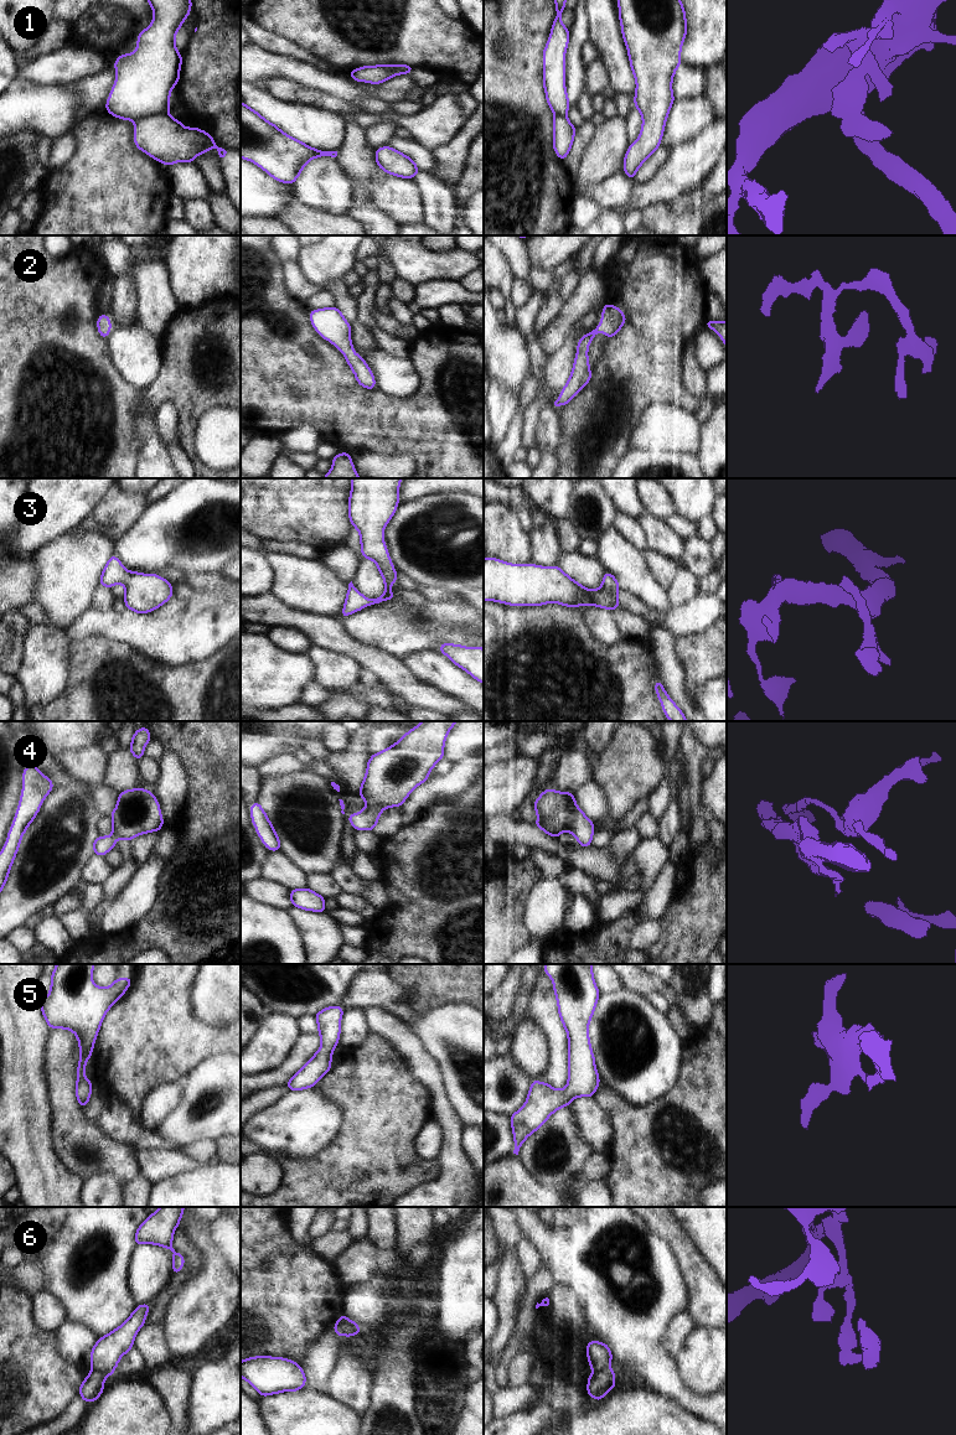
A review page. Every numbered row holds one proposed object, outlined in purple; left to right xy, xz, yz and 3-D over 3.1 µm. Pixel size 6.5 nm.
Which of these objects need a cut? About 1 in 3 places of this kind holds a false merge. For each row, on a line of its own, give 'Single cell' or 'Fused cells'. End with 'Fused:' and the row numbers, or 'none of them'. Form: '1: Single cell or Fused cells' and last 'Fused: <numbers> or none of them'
1: Fused cells
2: Single cell
3: Single cell
4: Single cell
5: Single cell
6: Fused cells
Fused: 1, 6.

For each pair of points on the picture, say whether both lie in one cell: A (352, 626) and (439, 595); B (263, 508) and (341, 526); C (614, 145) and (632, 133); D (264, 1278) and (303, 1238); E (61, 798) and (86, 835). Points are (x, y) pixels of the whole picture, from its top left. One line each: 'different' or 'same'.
A: different
B: same
C: different
D: different
E: same

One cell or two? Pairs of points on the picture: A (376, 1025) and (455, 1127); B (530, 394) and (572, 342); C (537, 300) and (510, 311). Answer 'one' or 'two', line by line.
A: one
B: two
C: two

